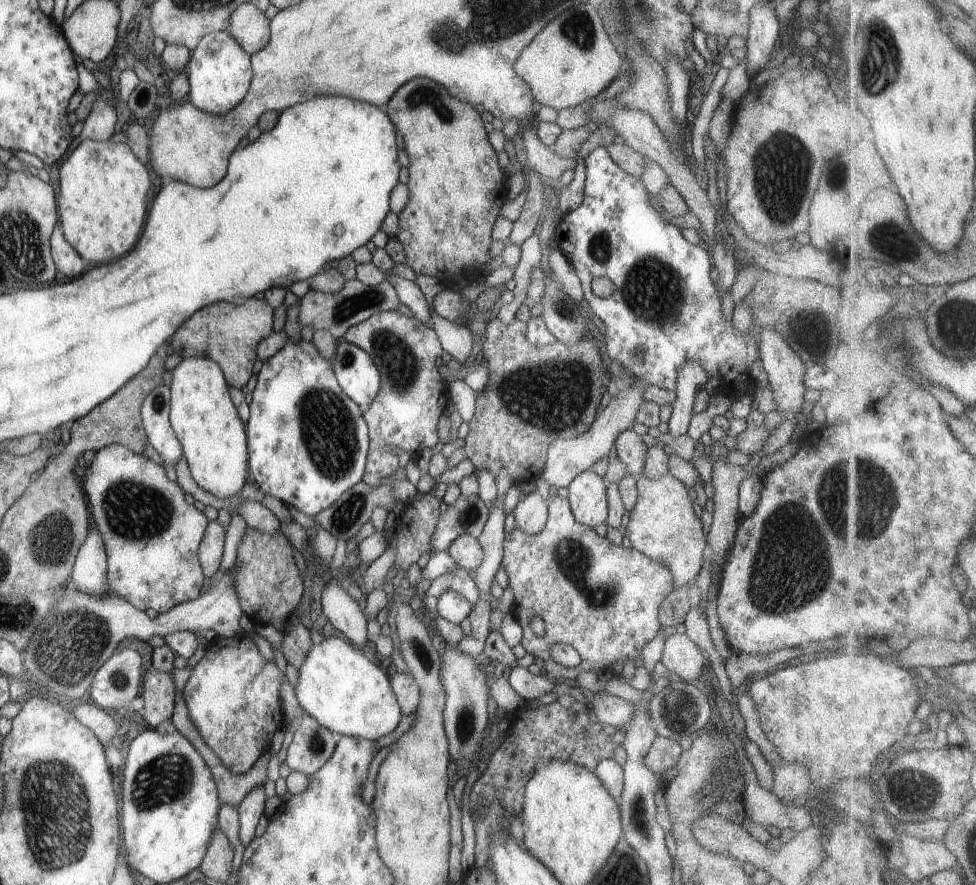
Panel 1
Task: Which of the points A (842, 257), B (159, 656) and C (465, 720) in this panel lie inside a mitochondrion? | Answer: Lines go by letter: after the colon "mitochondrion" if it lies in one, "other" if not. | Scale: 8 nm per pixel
A: other
B: other
C: mitochondrion

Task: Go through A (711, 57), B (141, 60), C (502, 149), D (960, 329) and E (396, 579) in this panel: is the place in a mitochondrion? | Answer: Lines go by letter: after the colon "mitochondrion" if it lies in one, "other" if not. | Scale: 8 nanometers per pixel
A: other
B: other
C: other
D: mitochondrion
E: other

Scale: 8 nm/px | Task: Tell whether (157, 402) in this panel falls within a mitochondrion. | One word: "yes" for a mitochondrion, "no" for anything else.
yes

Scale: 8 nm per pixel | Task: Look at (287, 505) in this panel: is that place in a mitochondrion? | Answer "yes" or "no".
no

